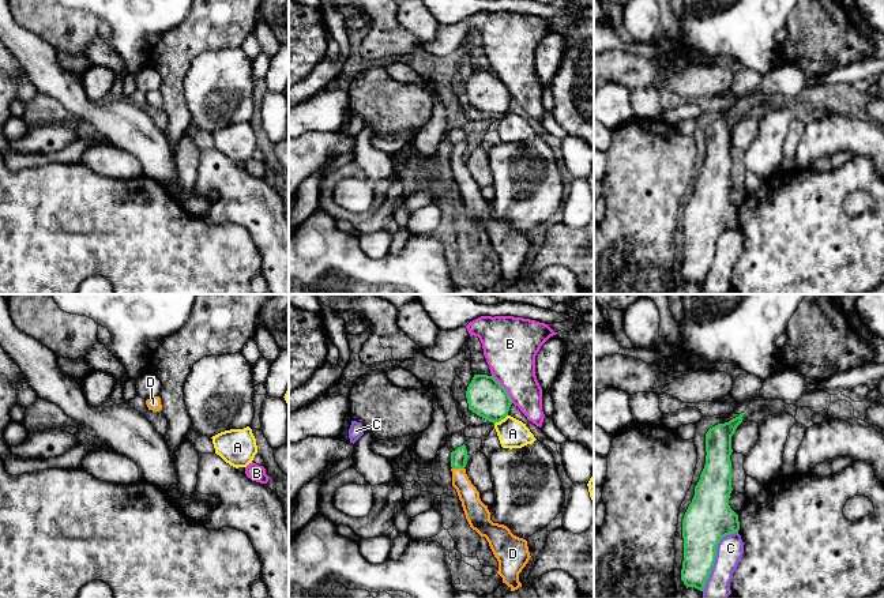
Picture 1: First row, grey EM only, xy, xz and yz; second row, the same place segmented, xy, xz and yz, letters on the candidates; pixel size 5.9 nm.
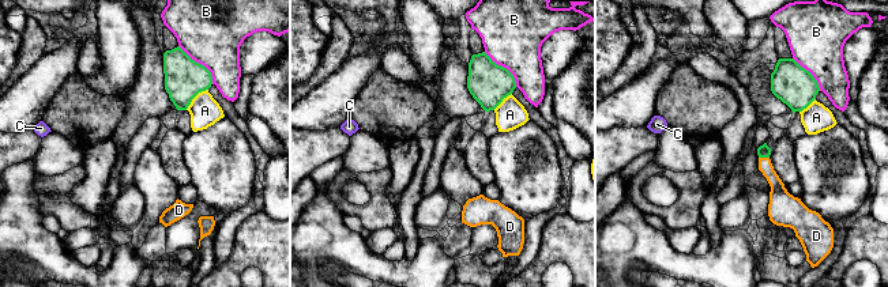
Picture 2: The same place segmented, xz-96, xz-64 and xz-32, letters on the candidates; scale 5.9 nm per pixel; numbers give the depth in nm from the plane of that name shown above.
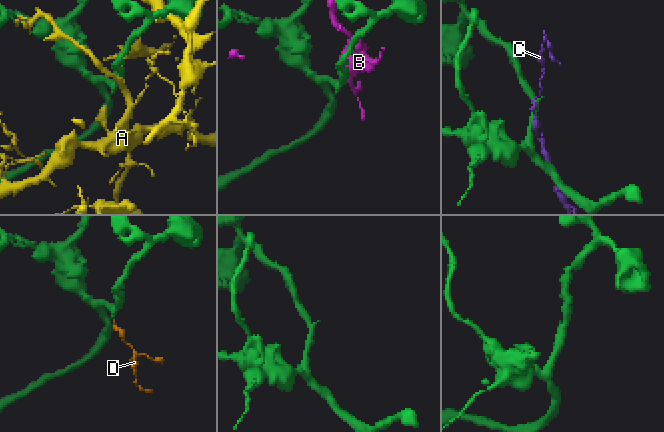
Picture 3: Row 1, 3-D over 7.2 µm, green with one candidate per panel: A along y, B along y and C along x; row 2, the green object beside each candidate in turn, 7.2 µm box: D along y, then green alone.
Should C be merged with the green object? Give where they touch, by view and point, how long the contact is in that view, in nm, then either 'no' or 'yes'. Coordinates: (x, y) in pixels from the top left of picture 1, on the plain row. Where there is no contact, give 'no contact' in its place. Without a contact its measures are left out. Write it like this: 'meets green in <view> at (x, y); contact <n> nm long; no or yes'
meets green in yz at (715, 251); contact 400 nm long; no

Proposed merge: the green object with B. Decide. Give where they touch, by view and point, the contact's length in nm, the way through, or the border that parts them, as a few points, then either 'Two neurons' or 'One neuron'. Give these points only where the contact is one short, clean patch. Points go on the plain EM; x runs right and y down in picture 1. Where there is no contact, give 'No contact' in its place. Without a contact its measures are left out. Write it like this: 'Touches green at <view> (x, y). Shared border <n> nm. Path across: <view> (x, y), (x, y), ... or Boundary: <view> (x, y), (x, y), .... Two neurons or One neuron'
Touches green at xz (504, 83). Shared border 200 nm. Two neurons

